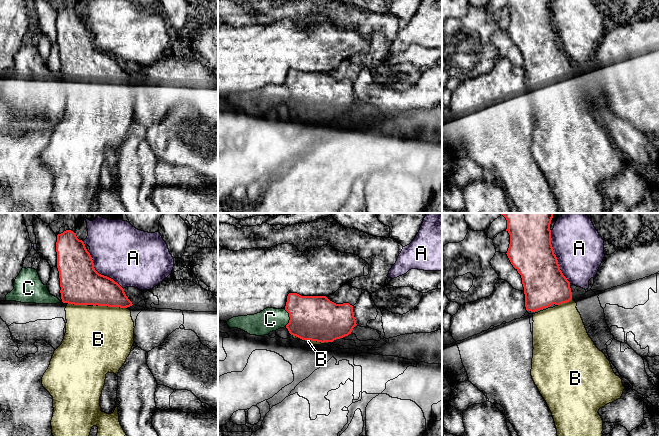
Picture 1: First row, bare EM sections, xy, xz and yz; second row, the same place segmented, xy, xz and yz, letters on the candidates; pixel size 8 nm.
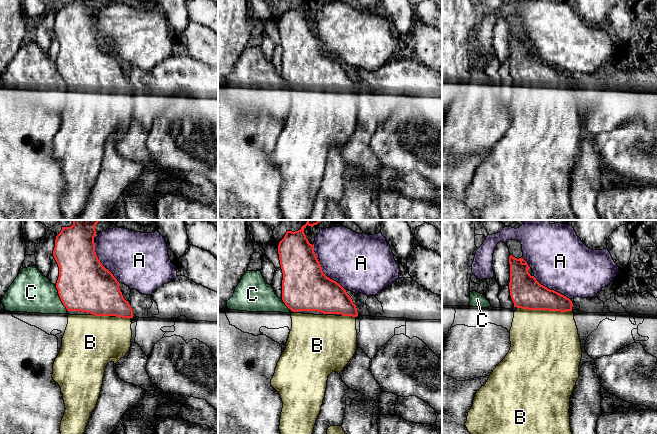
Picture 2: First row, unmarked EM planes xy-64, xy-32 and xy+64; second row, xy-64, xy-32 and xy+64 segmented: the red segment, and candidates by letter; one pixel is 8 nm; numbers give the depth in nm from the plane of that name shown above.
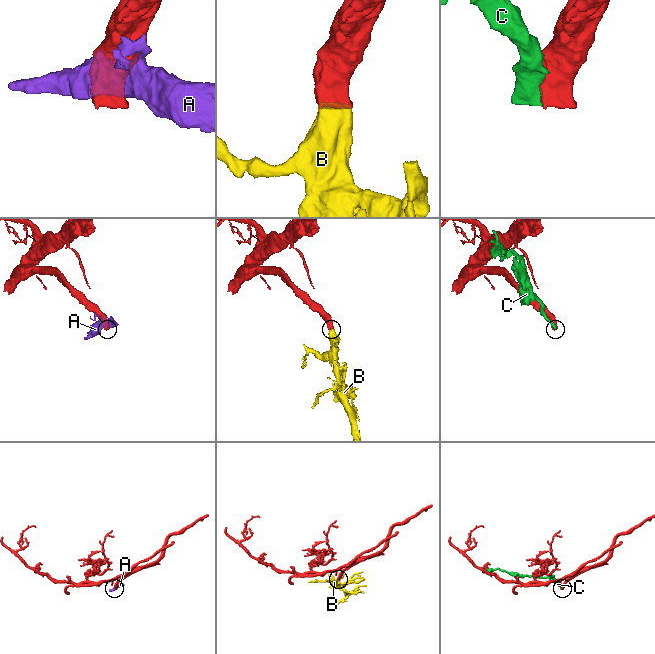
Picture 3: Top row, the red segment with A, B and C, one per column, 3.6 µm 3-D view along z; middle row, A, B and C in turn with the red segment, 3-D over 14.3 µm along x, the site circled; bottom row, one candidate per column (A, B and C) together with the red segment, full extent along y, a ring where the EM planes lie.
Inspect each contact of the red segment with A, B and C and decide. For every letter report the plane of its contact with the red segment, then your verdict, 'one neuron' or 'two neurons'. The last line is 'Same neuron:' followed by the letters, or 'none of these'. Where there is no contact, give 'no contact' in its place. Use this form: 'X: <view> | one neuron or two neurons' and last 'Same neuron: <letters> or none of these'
A: yz | two neurons
B: xz | one neuron
C: xz | two neurons
Same neuron: B

